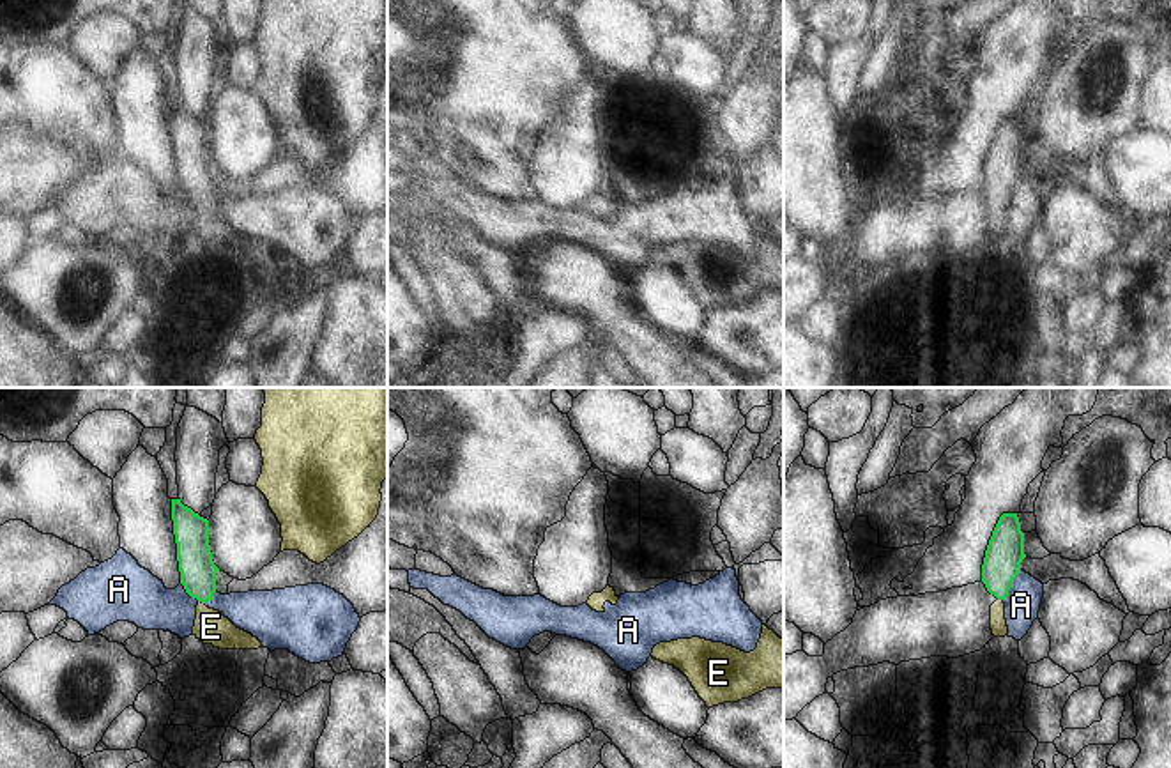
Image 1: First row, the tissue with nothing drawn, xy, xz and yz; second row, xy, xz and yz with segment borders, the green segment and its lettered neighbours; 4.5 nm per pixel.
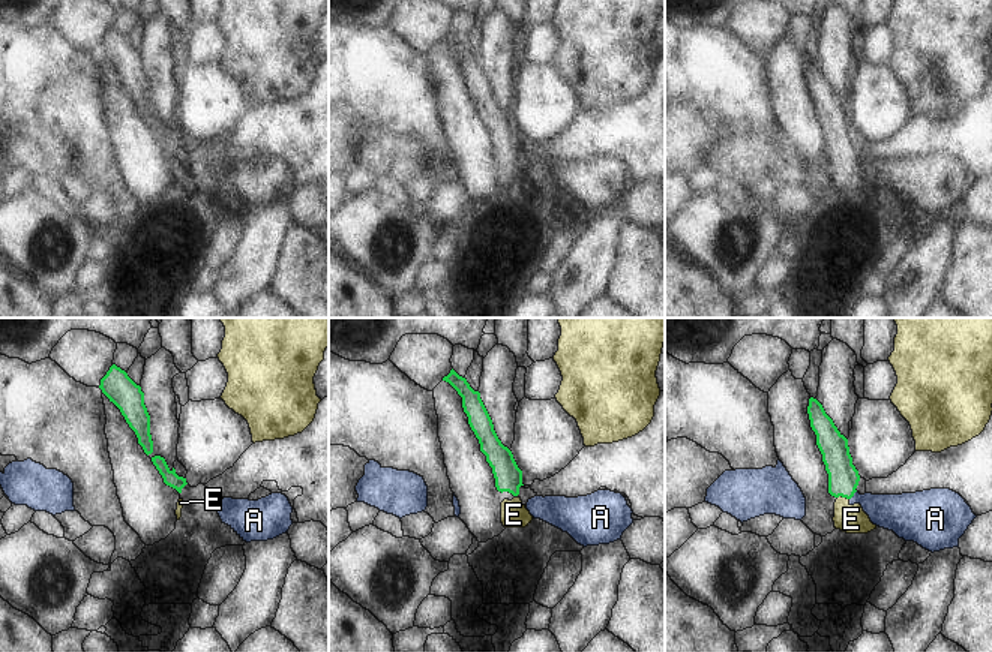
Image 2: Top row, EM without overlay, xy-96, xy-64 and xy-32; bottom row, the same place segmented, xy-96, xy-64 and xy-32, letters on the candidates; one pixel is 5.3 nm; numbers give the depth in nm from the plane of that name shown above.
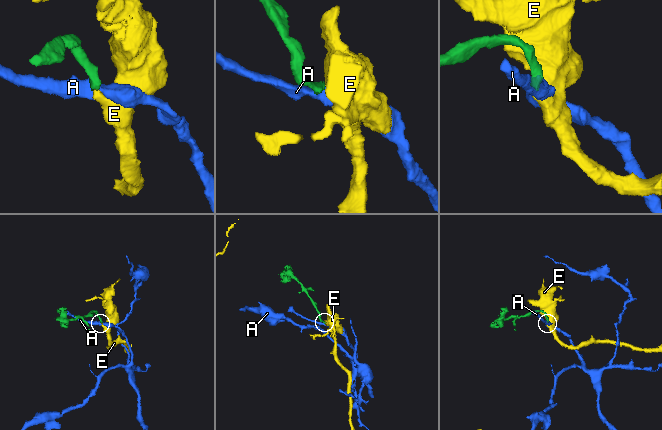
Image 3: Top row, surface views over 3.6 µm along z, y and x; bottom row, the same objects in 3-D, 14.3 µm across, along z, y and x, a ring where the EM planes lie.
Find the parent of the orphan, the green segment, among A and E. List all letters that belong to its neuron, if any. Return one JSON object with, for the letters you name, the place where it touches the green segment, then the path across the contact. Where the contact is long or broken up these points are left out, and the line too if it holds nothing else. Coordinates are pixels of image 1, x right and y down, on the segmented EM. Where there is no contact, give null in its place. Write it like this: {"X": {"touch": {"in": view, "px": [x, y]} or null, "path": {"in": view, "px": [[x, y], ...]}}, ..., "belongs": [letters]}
{"E": {"touch": {"in": "xy", "px": [202, 602]}, "path": {"in": "xy", "px": [[197, 568], [202, 602], [202, 613], [211, 627]]}}, "belongs": ["E"]}

